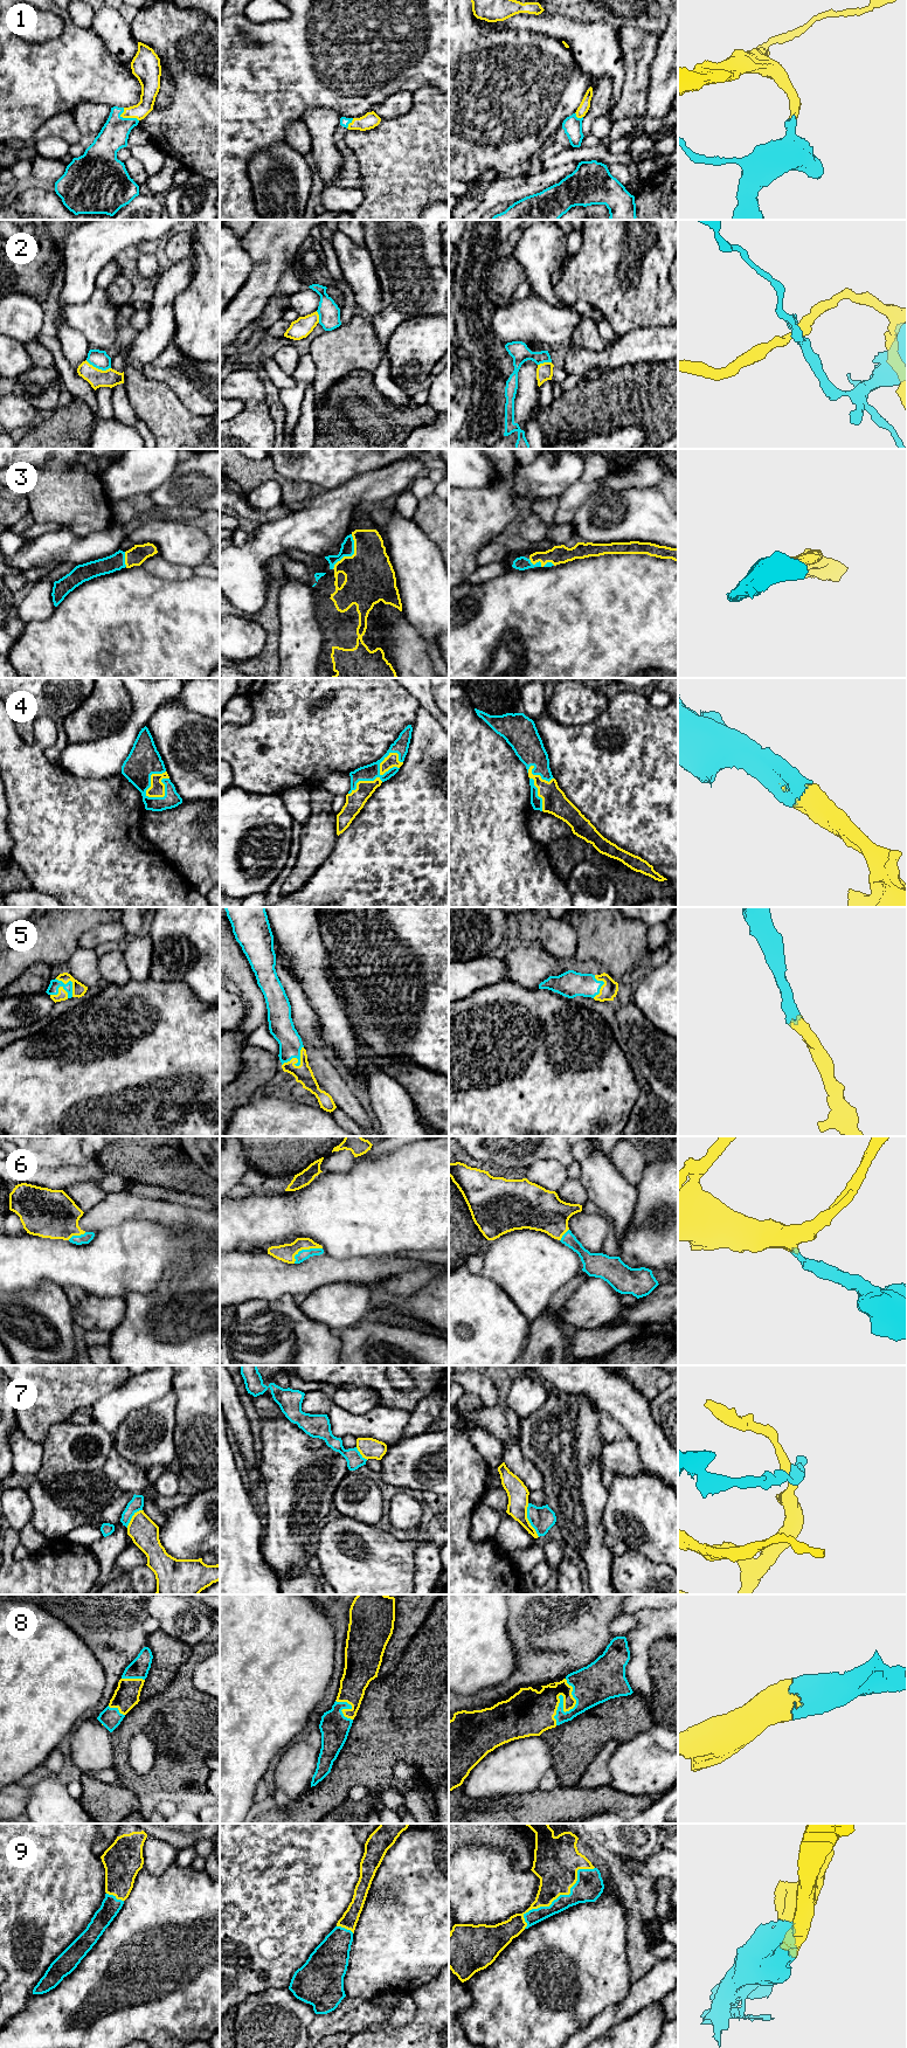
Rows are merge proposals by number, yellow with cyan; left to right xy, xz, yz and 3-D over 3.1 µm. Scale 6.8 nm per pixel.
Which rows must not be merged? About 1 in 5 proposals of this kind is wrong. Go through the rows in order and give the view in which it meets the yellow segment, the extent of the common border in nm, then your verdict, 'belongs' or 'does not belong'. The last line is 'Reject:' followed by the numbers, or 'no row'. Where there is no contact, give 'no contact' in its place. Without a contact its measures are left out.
1: contact in xy; length 140 nm; belongs
2: contact in xy; length 190 nm; does not belong
3: contact in xz; length 280 nm; belongs
4: contact in xz; length 440 nm; belongs
5: contact in xz; length 200 nm; belongs
6: contact in xz; length 220 nm; belongs
7: contact in yz; length 240 nm; does not belong
8: contact in yz; length 320 nm; belongs
9: contact in yz; length 650 nm; belongs
Reject: 2, 7

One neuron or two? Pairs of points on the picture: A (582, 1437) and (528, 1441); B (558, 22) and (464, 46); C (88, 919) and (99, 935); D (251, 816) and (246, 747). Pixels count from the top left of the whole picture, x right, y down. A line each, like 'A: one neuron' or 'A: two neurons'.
A: one neuron
B: two neurons
C: two neurons
D: two neurons

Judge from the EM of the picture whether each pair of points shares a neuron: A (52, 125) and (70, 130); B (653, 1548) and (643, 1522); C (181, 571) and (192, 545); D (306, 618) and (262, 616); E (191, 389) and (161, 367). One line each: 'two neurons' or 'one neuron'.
A: one neuron
B: one neuron
C: two neurons
D: two neurons
E: one neuron

